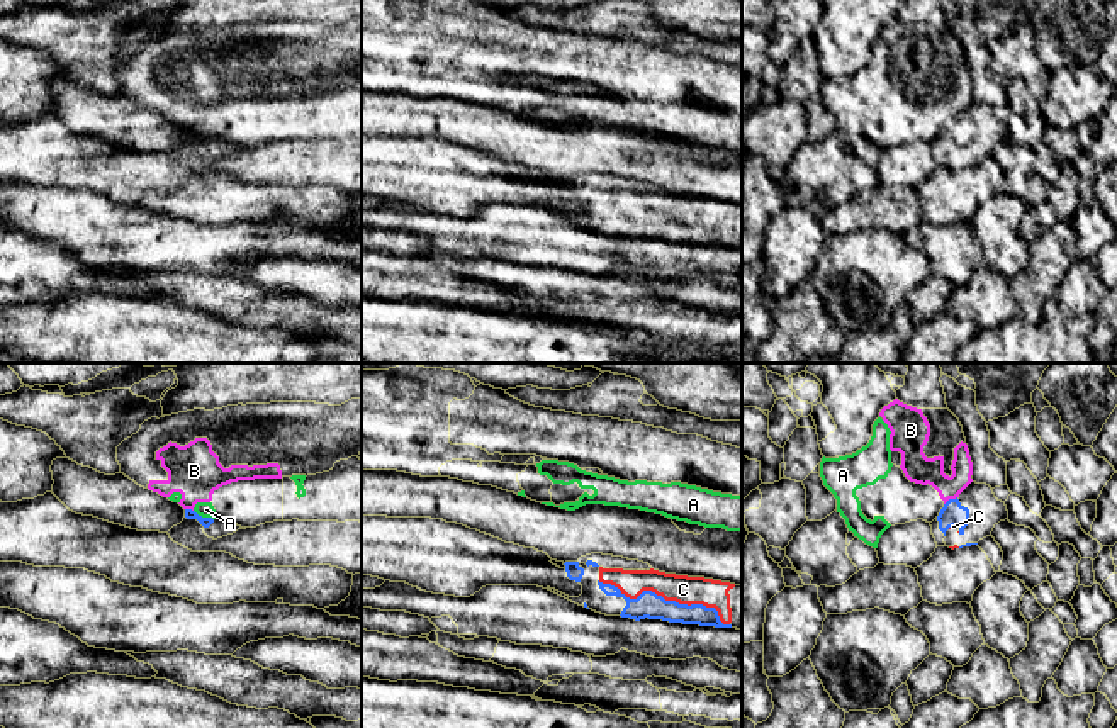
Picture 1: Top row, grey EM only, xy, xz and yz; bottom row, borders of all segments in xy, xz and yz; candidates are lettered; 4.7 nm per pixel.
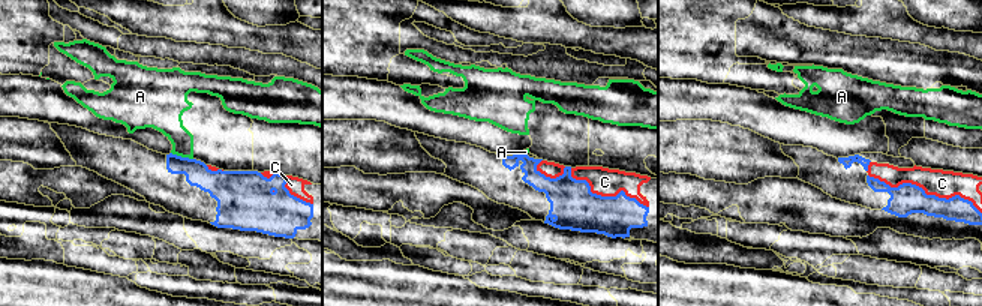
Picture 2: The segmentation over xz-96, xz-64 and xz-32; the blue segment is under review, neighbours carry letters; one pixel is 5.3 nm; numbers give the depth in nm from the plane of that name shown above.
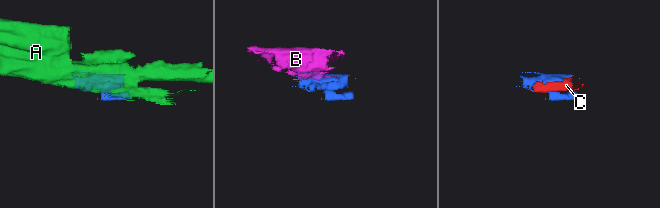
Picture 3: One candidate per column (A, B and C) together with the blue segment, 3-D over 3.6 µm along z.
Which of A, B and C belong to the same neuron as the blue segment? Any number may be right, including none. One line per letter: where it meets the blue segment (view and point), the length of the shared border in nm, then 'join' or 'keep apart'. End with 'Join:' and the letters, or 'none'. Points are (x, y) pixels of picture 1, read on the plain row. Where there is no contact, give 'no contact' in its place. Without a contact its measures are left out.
A: xy (204, 138) | 110 nm | keep apart
B: yz (949, 119) | 80 nm | keep apart
C: xz (664, 219) | 650 nm | join
Join: C

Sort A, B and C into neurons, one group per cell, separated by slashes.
A B / C

